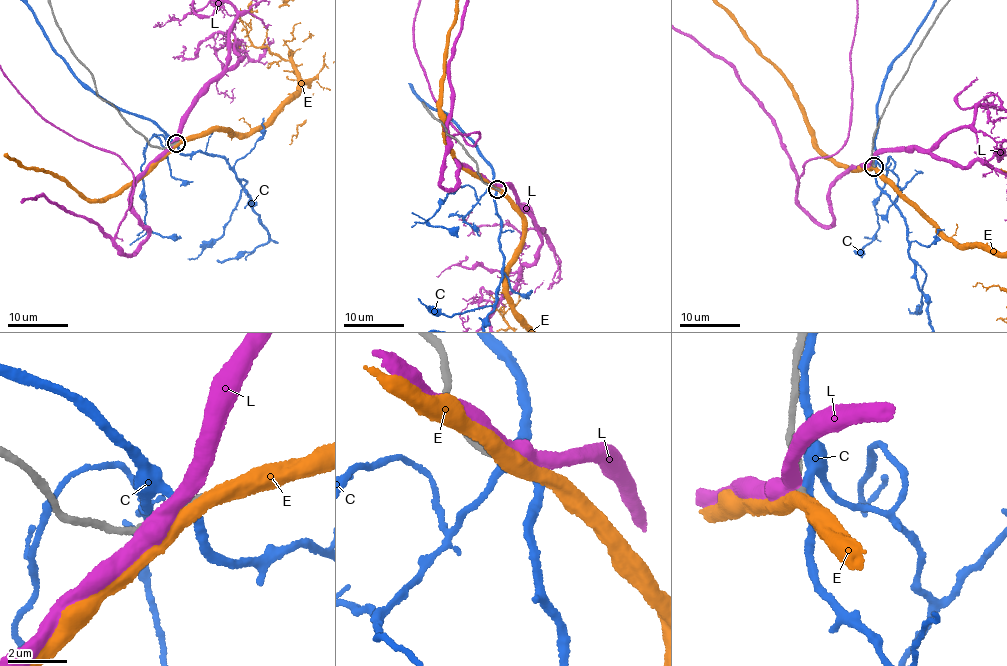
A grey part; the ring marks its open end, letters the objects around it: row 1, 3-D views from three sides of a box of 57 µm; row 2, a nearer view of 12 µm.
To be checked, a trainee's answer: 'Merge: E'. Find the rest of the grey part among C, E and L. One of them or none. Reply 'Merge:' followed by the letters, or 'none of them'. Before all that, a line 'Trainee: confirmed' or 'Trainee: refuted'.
Trainee: confirmed
Merge: E

